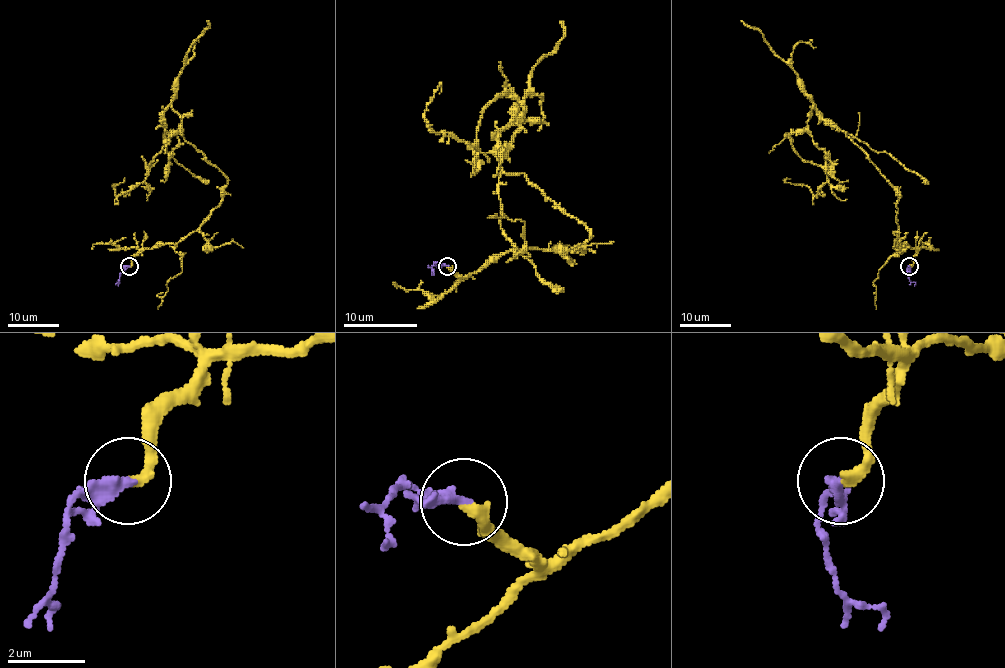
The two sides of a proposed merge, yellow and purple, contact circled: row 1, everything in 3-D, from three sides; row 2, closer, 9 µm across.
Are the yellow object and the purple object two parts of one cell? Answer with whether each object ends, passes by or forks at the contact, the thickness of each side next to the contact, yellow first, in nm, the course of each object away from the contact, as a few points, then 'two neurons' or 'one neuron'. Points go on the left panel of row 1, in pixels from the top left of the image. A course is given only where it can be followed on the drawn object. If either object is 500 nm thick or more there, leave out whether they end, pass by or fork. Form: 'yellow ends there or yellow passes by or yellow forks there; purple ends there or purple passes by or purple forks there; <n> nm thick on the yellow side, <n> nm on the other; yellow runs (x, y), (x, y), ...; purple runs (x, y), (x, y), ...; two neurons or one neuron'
yellow ends there; purple forks there; 320 nm thick on the yellow side, 200 nm on the other; yellow runs (130, 265), (193, 232), (227, 177), (167, 130), (169, 106), (181, 131), (117, 195), (123, 179); purple runs (128, 265), (121, 274), (118, 286); one neuron

